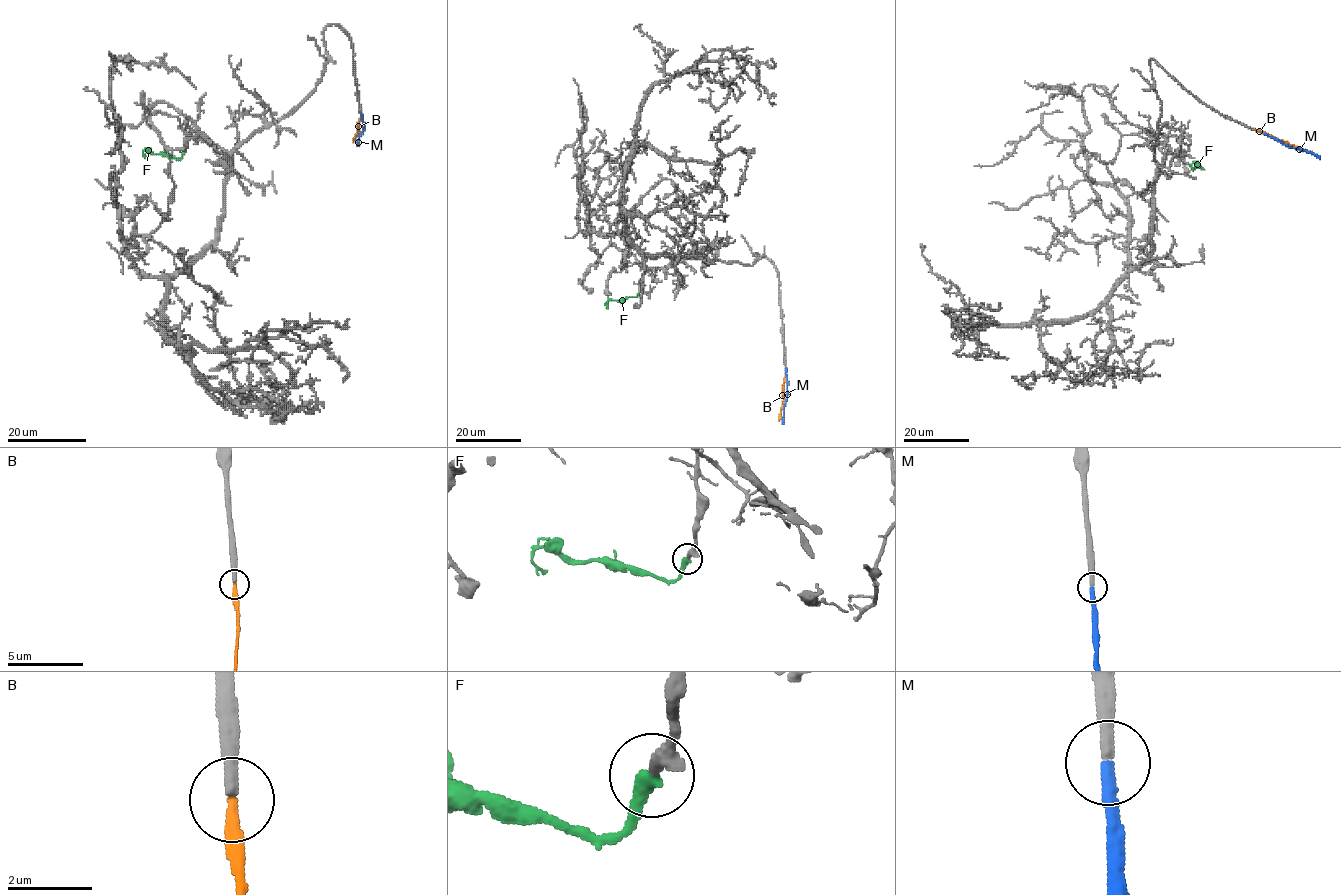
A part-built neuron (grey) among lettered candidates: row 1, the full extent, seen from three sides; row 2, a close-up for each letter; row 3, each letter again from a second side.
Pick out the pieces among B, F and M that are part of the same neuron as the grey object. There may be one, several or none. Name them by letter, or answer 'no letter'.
F, M

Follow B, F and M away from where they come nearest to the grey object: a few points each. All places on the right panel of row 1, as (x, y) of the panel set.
B: (1255, 128), (1317, 155)
F: (1190, 165), (1192, 169), (1197, 163), (1203, 168)
M: (1255, 129), (1290, 146), (1312, 152), (1319, 159)

